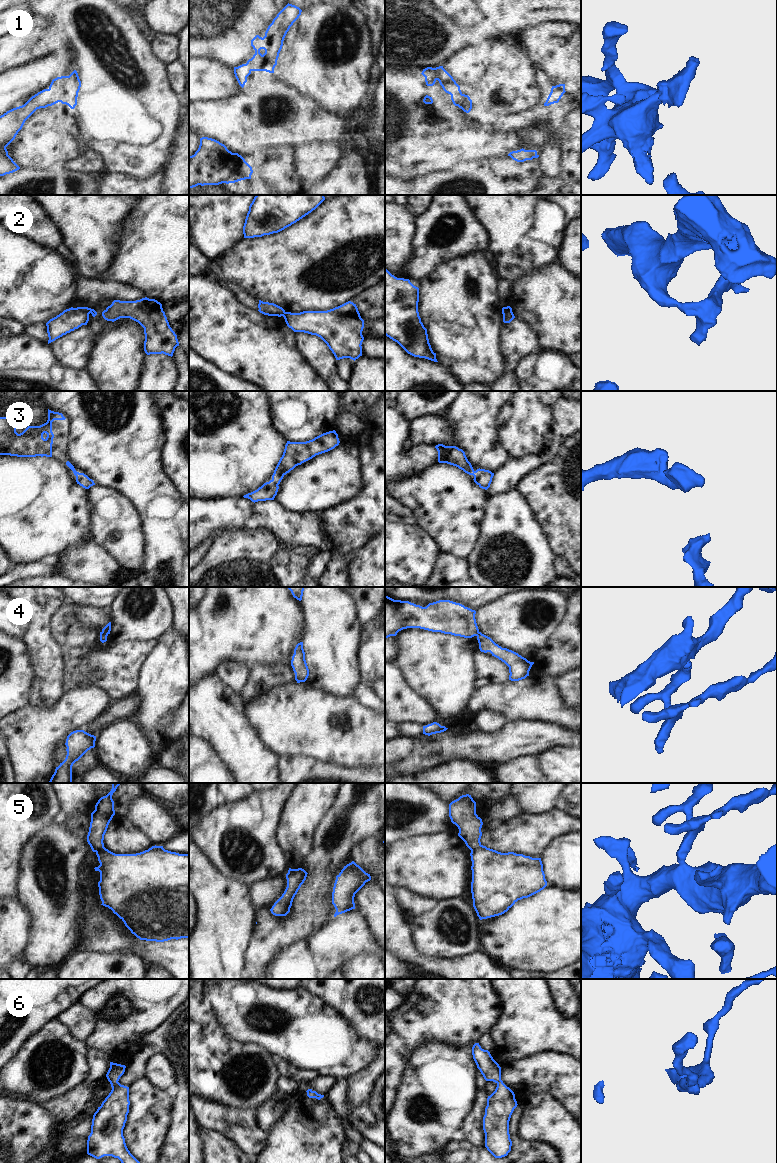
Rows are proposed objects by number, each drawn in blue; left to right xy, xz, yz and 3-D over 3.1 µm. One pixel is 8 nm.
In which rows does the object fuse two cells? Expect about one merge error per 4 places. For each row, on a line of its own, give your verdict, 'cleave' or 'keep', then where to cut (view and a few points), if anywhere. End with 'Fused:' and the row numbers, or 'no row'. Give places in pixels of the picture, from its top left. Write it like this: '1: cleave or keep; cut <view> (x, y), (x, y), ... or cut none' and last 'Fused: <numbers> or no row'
1: keep; cut none
2: cleave; cut xz (285, 312), (282, 315)
3: keep; cut none
4: cleave; cut xy (102, 631), (107, 634)
5: keep; cut none
6: keep; cut none
Fused: 2, 4

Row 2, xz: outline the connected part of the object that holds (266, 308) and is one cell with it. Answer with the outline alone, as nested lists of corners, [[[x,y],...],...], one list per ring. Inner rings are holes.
[[[259,300],[258,308],[259,308],[258,311],[260,313],[262,313],[264,315],[268,315],[268,316],[281,317],[285,313],[285,310],[282,307],[280,307],[274,303],[263,302],[261,300]]]

